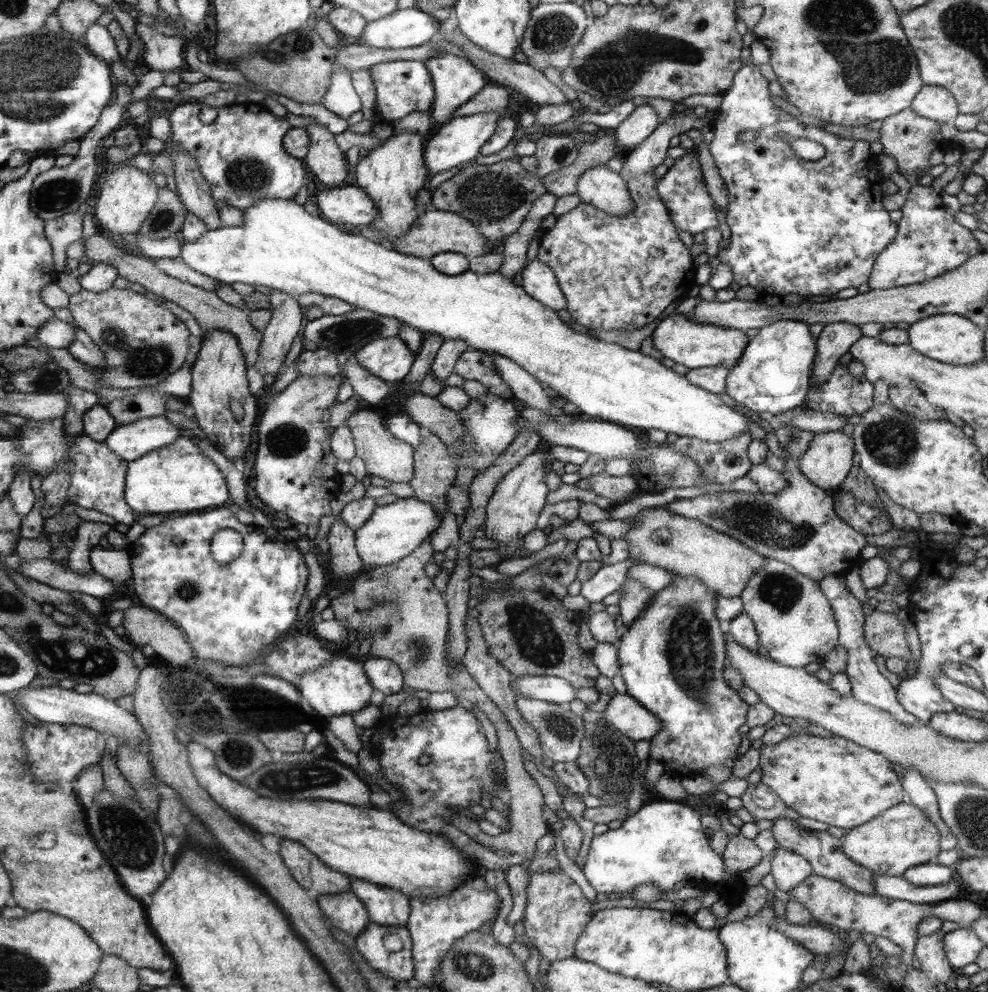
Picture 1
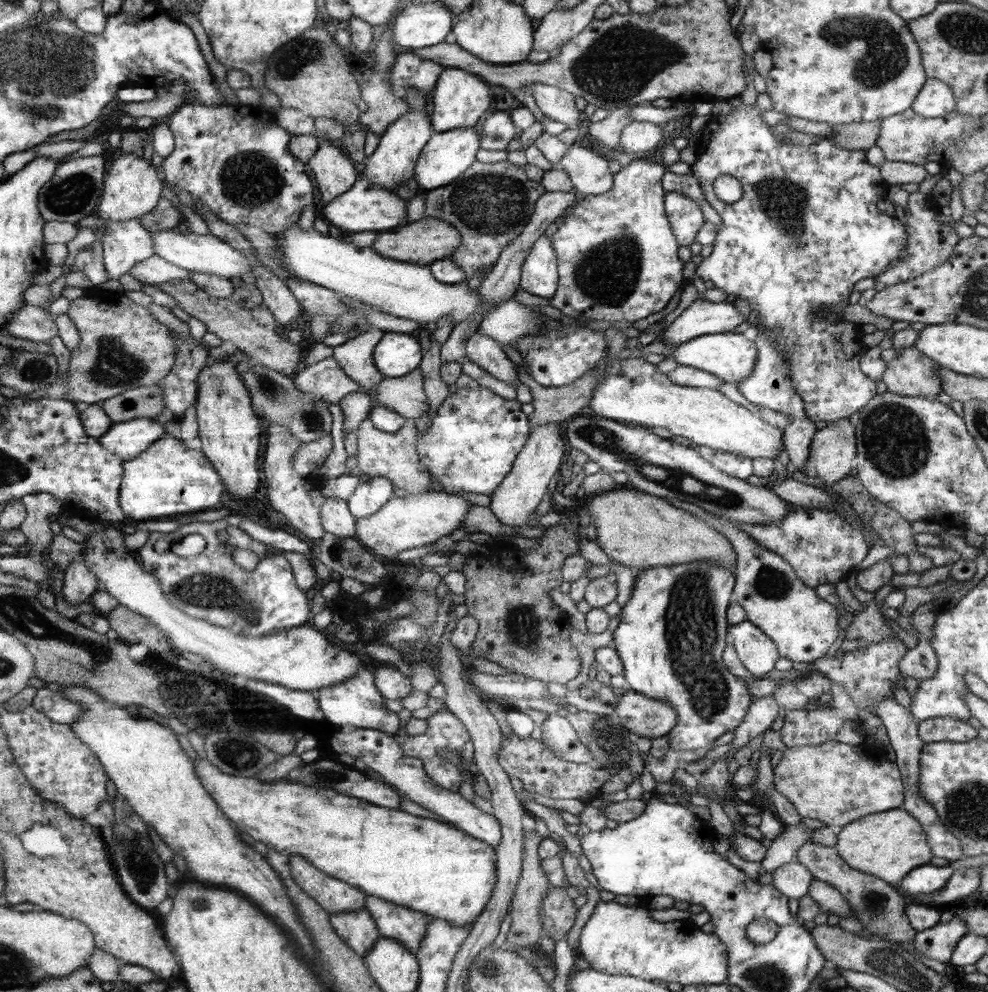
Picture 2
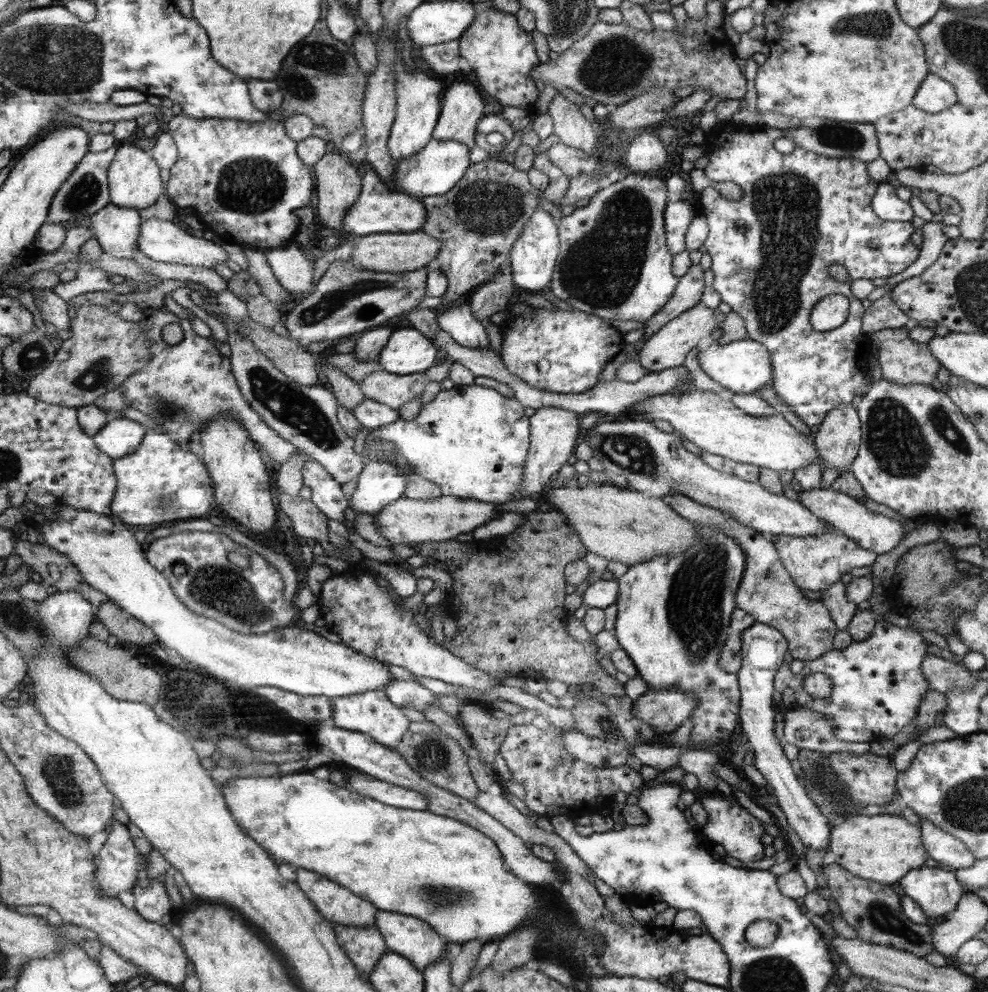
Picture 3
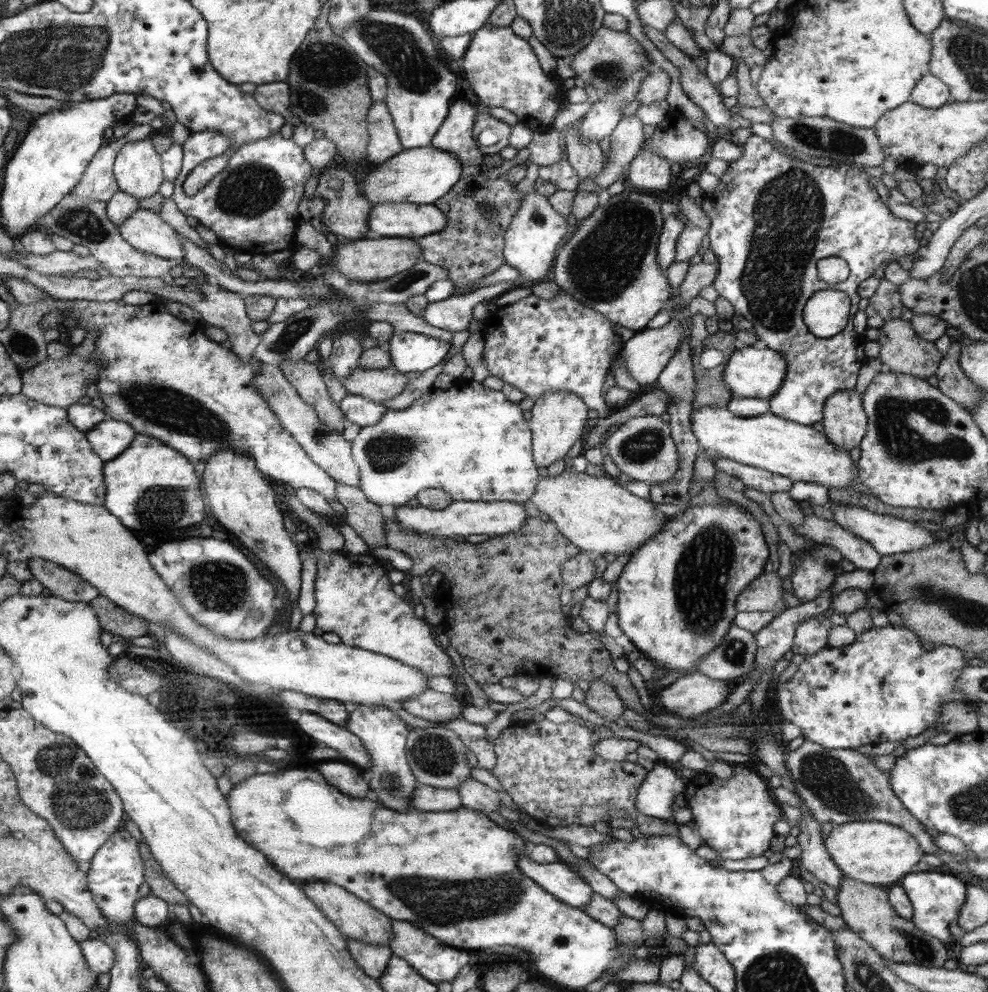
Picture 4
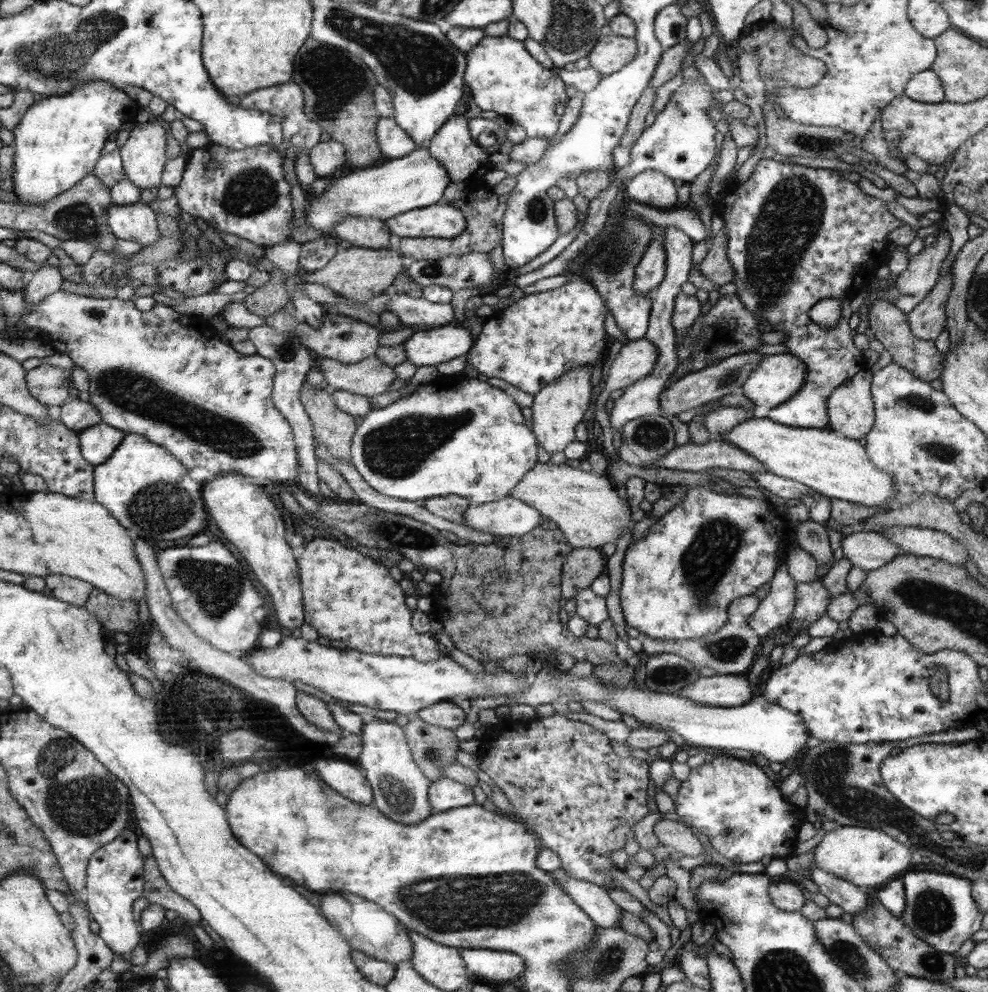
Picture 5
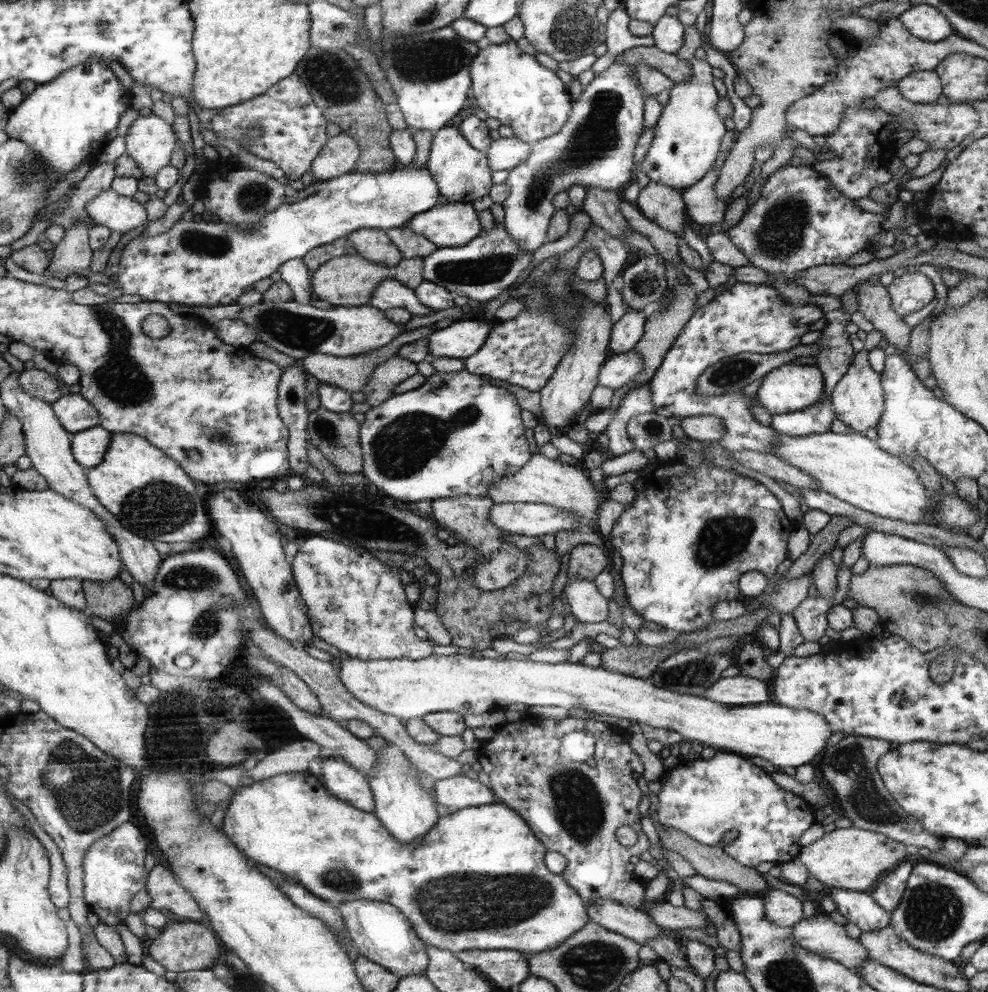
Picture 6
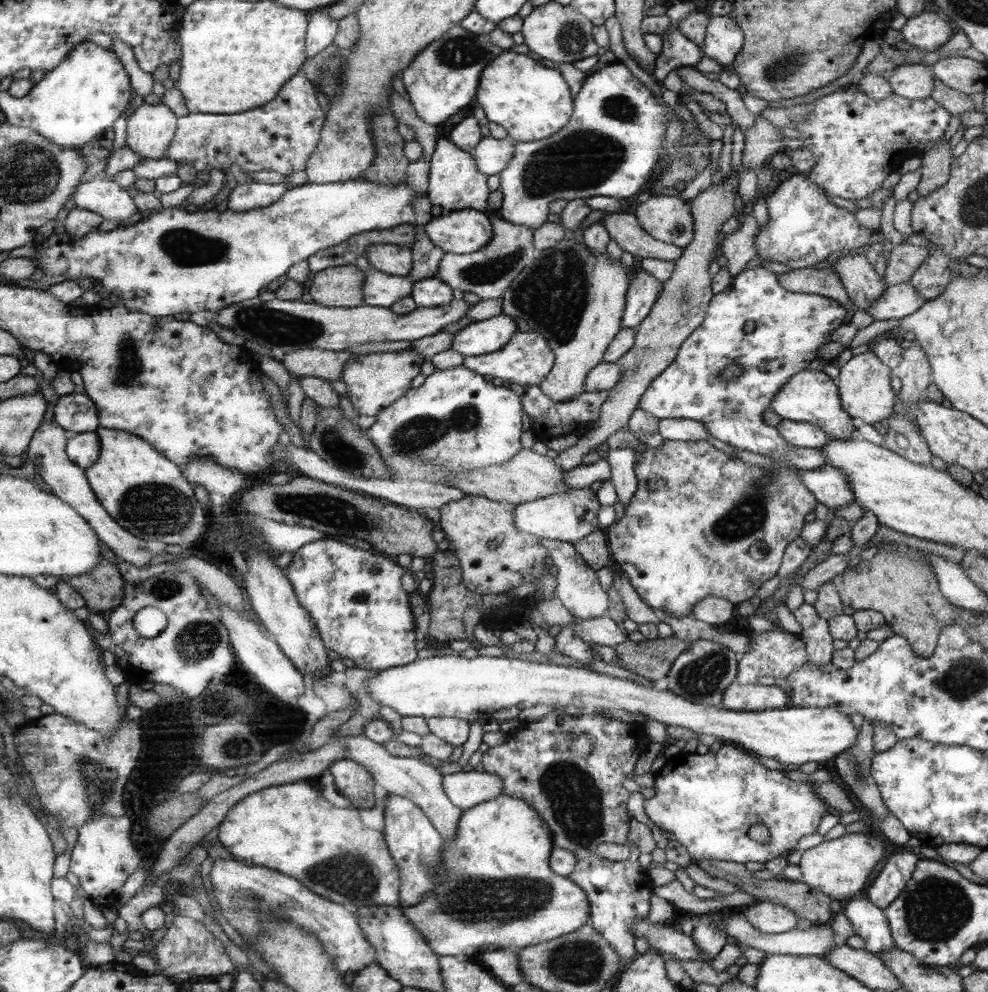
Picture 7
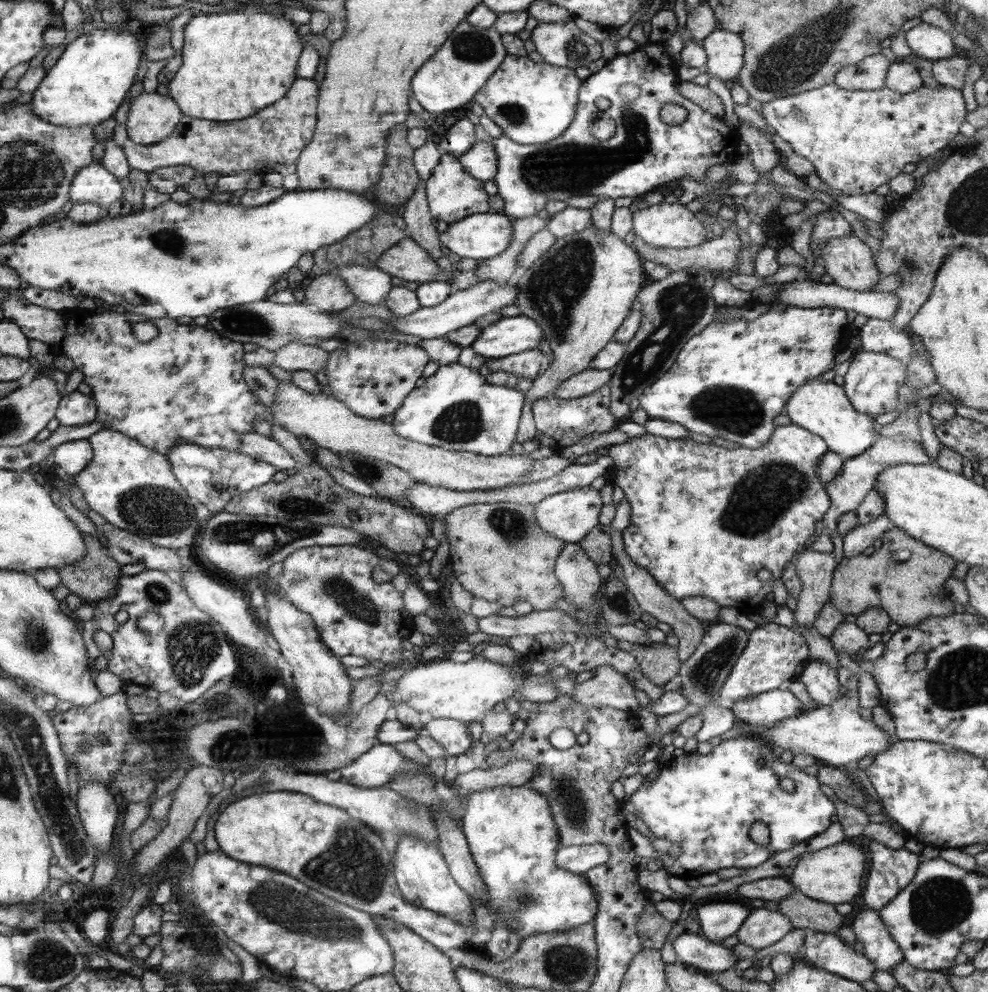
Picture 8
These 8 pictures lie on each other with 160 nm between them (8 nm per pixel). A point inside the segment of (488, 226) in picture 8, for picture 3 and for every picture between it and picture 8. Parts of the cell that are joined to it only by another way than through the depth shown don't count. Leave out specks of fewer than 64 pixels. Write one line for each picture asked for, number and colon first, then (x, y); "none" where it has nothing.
3: (379, 209)
4: (405, 220)
5: (438, 221)
6: (450, 225)
7: (465, 231)

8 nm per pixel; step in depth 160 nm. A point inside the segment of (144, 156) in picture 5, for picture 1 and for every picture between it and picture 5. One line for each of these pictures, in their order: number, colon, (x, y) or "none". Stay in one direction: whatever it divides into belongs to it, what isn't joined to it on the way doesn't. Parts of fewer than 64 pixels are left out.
1: (127, 197)
2: (132, 189)
3: (134, 180)
4: (138, 170)

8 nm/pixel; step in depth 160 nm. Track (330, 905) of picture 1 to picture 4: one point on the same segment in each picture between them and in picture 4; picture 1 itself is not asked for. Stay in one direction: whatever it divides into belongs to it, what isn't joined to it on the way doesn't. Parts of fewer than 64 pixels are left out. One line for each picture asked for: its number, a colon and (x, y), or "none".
2: (359, 929)
3: (366, 946)
4: (374, 959)

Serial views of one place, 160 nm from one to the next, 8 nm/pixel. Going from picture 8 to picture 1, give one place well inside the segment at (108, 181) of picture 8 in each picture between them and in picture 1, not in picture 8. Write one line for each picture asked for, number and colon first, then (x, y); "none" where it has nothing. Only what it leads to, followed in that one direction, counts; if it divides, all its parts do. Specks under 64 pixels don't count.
1: (279, 245)
2: (208, 254)
3: (163, 241)
4: (145, 229)
5: (138, 222)
6: (119, 213)
7: (101, 195)

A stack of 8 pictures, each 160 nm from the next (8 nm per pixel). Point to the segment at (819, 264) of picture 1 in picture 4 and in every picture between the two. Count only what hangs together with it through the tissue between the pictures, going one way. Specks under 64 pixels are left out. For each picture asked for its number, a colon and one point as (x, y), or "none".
2: (807, 229)
3: (799, 213)
4: (775, 216)

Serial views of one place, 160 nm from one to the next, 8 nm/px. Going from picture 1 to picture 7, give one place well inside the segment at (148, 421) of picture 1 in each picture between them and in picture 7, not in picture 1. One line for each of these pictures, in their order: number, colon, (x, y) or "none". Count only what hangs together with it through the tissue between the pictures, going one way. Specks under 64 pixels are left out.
2: (130, 439)
3: (119, 438)
4: (111, 438)
5: (98, 443)
6: (89, 446)
7: (84, 449)

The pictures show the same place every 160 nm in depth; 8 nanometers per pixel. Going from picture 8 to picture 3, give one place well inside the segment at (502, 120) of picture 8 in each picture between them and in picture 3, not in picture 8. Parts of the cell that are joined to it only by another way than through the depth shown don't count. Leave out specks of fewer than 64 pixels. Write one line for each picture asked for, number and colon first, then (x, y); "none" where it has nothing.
3: (501, 53)
4: (503, 70)
5: (503, 77)
6: (513, 87)
7: (532, 102)

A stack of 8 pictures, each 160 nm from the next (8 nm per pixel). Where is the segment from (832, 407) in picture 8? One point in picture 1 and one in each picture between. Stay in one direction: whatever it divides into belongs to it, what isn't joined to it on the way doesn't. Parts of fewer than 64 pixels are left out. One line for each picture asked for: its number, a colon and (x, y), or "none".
1: (694, 344)
2: (730, 356)
3: (744, 366)
4: (756, 371)
5: (777, 378)
6: (791, 387)
7: (811, 396)

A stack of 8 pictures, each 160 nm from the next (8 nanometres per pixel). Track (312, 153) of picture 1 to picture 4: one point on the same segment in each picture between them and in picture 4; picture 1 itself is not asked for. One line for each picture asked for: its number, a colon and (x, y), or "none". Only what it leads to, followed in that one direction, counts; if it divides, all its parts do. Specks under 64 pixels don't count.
2: (336, 175)
3: (338, 184)
4: (347, 211)

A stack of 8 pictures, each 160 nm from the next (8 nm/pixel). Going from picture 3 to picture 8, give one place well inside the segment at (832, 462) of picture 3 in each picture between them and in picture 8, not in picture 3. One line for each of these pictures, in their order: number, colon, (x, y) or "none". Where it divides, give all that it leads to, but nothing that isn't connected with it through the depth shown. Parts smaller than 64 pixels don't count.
4: (846, 422)
5: (851, 407)
6: (858, 398)
7: (864, 388)
8: (872, 383)

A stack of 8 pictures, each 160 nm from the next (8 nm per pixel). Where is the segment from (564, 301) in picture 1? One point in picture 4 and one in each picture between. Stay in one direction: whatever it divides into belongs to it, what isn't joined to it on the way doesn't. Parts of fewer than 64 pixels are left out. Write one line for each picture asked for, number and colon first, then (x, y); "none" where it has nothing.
2: (539, 276)
3: (532, 259)
4: (537, 230)

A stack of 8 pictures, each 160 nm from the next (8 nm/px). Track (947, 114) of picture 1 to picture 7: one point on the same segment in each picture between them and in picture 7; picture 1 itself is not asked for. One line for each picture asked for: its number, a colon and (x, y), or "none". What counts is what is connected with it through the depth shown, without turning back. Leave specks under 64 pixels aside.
2: (936, 99)
3: (934, 94)
4: (930, 92)
5: (925, 86)
6: (925, 87)
7: (913, 81)

